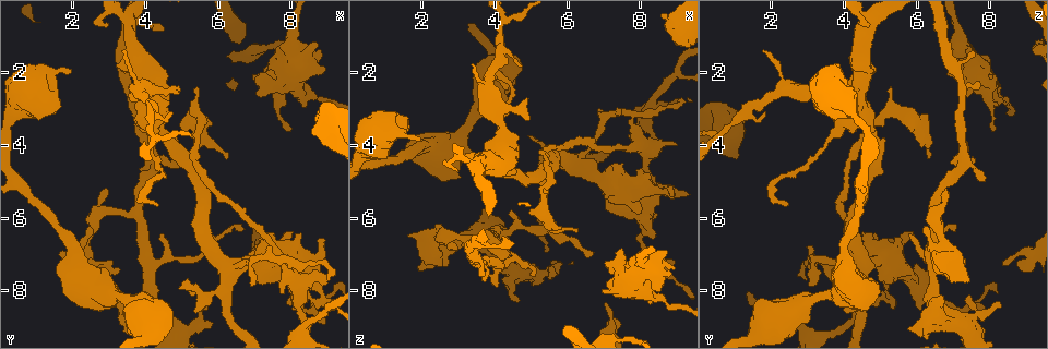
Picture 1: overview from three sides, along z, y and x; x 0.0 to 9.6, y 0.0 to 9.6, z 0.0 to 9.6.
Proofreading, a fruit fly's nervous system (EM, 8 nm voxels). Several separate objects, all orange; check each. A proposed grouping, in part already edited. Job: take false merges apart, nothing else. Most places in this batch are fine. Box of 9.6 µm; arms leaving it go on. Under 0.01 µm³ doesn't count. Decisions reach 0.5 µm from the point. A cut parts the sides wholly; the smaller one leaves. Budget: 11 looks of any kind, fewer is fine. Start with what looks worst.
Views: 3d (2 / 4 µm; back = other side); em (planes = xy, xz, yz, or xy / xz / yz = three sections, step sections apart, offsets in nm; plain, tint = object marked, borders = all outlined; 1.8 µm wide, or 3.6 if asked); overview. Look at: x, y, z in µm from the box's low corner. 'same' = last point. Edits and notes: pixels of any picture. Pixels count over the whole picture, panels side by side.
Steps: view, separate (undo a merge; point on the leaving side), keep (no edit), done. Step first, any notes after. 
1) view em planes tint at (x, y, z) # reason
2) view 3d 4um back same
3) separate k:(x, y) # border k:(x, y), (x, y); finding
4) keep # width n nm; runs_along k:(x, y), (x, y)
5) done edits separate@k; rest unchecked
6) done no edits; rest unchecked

view 3d 4um at (9.00, 3.15, 0.55) # calibre changes

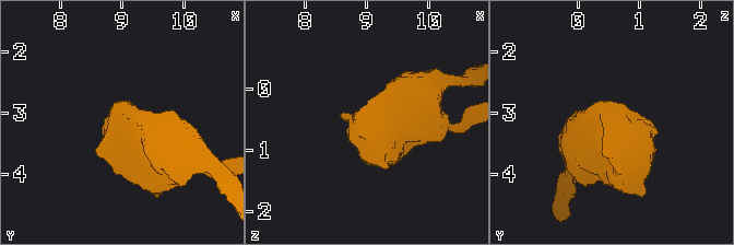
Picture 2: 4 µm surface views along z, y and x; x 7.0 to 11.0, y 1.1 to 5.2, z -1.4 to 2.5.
view em 3.6um planes tint at (9.05, 3.10, 0.60) # arm_widths 550, 650 nm

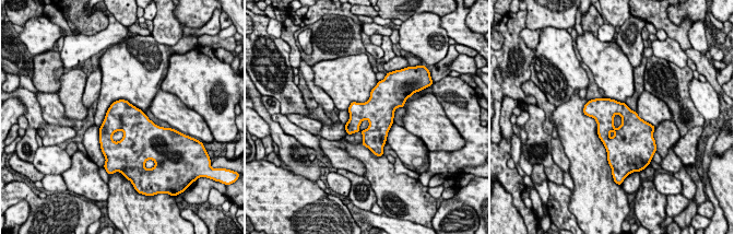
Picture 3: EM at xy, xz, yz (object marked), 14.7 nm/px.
keep # all the same neuron

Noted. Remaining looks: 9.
view em 3.6um planes tint at (6.30, 7.35, 4.50) # looks like a crossing

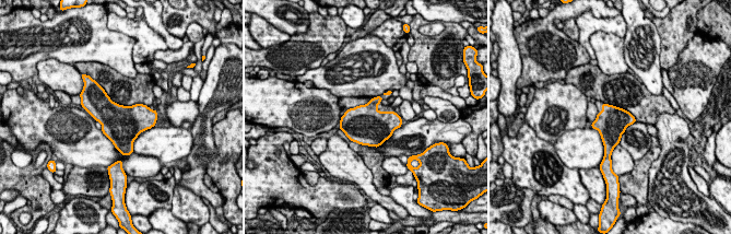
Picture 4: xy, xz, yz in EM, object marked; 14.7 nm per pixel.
keep # one neuron here

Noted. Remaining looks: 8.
view 3d 4um at (8.05, 1.30, 7.20) # thick turns thin

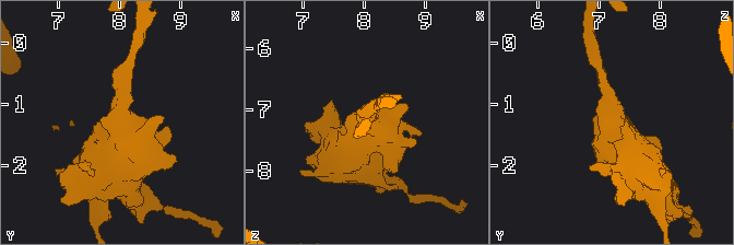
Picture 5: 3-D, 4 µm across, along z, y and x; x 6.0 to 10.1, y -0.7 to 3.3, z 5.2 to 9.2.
view em 3.6um planes plain at (8.00, 1.30, 7.20) # need the tissue

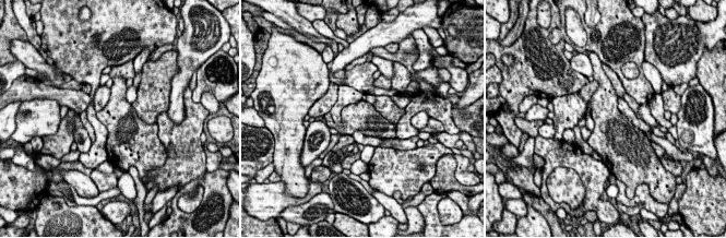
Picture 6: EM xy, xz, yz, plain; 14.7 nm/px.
view em 3.6um planes tint same

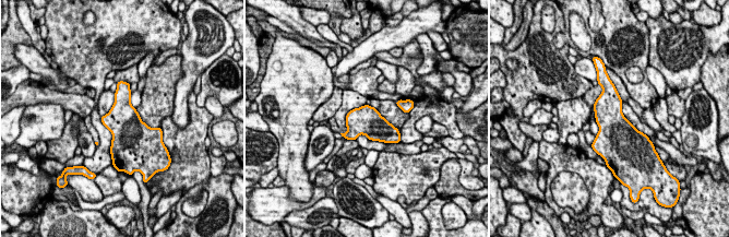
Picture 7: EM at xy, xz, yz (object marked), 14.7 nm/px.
keep # all the same neuron

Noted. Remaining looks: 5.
view em planes tint at (8.70, 2.60, 8.40) # narrows sharply

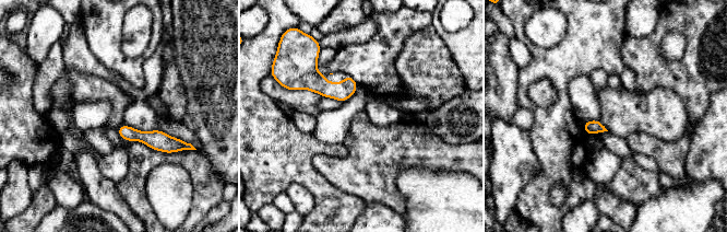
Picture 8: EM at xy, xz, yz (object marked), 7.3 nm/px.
keep # continuous, no second neuron

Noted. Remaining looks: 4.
done no edits; rest unchecked

